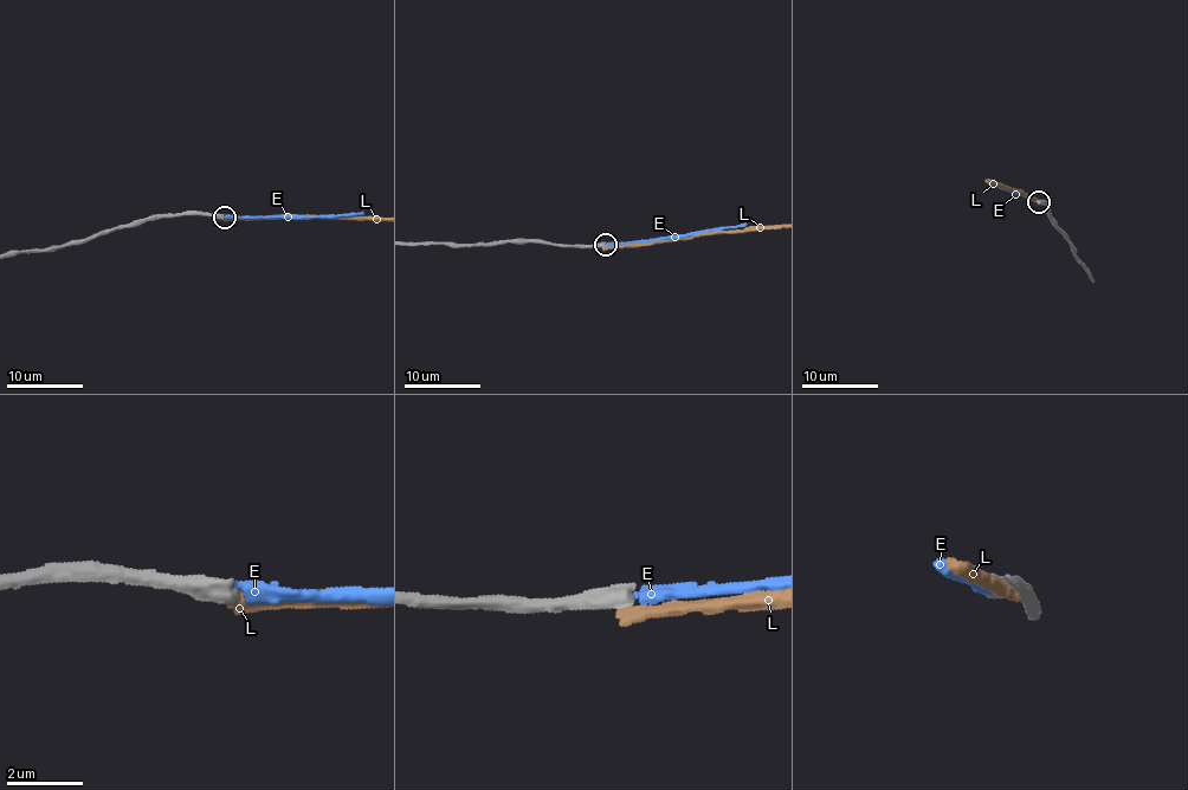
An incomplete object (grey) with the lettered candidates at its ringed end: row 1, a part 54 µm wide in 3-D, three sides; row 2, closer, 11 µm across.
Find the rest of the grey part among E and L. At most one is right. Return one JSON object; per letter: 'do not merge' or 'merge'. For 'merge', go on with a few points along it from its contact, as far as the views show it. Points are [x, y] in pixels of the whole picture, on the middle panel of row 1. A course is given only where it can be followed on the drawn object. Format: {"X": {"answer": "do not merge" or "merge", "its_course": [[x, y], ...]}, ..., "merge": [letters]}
{"E": {"answer": "merge", "its_course": [[605, 244], [718, 231], [747, 222]]}, "L": {"answer": "do not merge"}, "merge": ["E"]}

